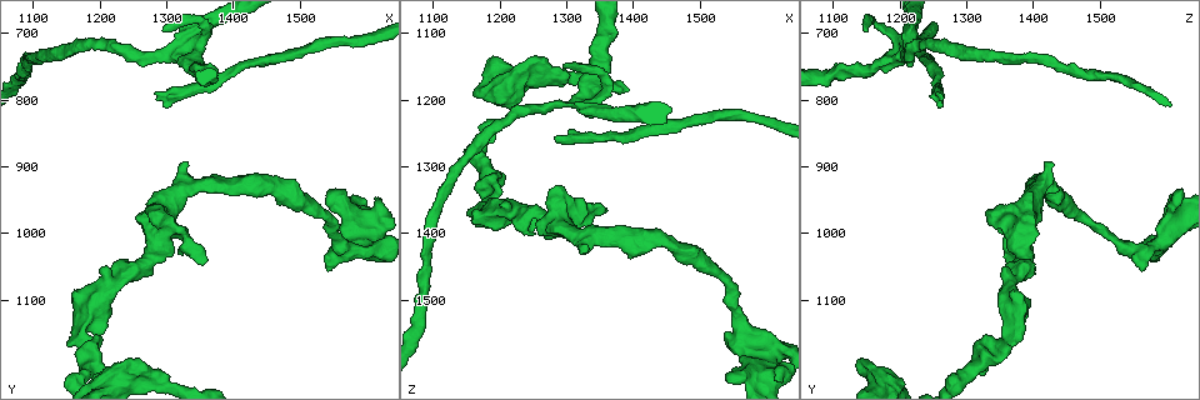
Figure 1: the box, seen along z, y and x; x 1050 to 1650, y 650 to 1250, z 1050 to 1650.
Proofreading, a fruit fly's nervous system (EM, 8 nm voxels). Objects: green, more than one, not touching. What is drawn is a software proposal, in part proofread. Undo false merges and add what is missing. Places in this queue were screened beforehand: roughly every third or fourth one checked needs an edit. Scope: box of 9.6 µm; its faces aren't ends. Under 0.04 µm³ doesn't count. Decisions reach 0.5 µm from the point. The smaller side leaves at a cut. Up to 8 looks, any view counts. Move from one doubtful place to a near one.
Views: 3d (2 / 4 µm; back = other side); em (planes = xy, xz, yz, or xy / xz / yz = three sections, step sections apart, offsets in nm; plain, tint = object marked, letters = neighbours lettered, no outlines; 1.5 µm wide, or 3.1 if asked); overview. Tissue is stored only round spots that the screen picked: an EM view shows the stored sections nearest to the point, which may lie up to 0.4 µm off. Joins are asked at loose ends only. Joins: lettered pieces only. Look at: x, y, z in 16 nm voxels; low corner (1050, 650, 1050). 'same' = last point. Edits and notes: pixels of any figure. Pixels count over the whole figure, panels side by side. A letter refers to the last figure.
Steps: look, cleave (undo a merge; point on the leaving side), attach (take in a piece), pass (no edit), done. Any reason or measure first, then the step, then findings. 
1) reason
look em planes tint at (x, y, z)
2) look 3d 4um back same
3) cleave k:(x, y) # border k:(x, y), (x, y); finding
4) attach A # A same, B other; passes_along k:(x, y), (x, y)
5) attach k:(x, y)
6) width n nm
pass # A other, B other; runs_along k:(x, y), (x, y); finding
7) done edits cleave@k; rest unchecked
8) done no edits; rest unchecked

free end
look em planes tint at (1290, 795, 1260)

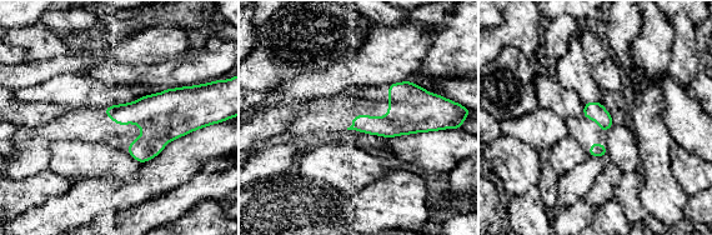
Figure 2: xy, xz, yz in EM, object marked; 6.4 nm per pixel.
what lies round it
look em planes letters same

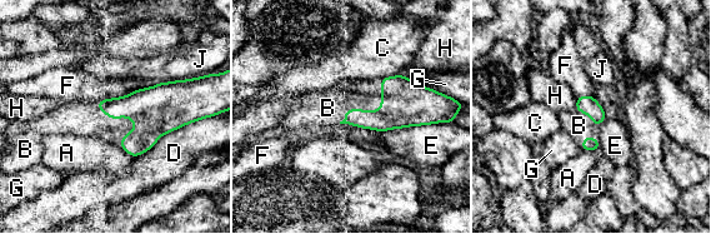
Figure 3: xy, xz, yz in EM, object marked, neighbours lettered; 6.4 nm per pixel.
attach B # A other, B same, C other, D other, E other, F other, G other, H other, J other; passes_along 3:(164, 108), (126, 116), (88, 120); it goes on there

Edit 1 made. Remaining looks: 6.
branch stops here
look 3d 2um at (1295, 700, 1150)

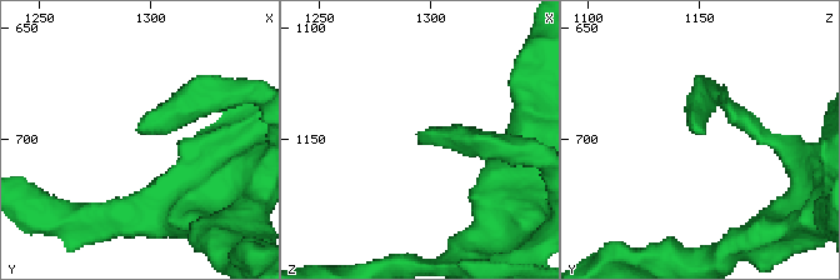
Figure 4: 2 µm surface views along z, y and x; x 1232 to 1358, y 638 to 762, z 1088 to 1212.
look em planes letters at (1294, 697, 1150)

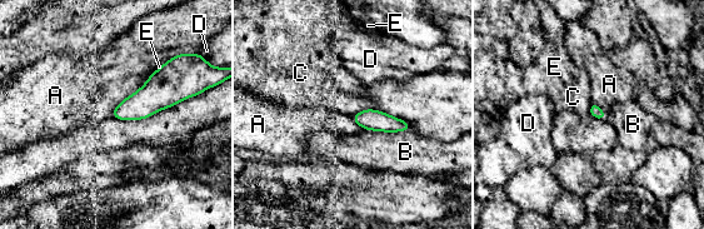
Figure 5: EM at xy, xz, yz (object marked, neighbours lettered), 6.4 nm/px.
longest_contact A 380 nm
pass # A other, B other, C other, D other, E other; no lettered piece goes on from it

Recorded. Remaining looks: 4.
stops while still wide
look em yz step 8 tint at (1620, 950, 1610)

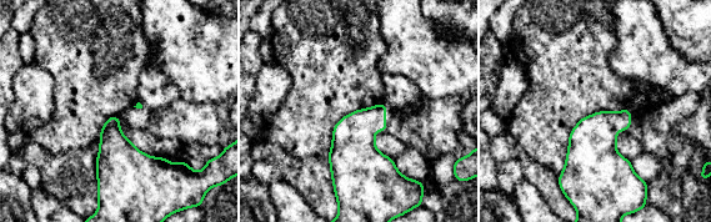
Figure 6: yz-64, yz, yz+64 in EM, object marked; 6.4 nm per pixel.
look em planes letters same

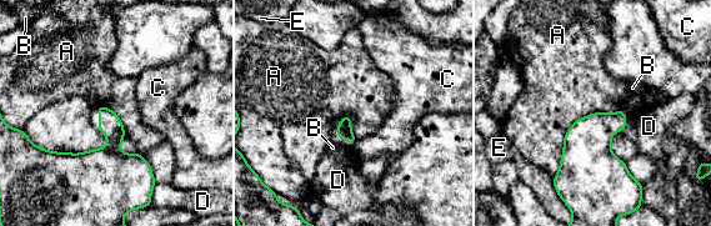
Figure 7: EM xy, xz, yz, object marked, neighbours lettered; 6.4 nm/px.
longest_contact A 600 nm
pass # A other, B other, C other, D other, E other; border 7:(620, 108), (574, 122), (555, 175); none of them fits

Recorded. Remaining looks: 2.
done edits attach@3; rest unchecked

